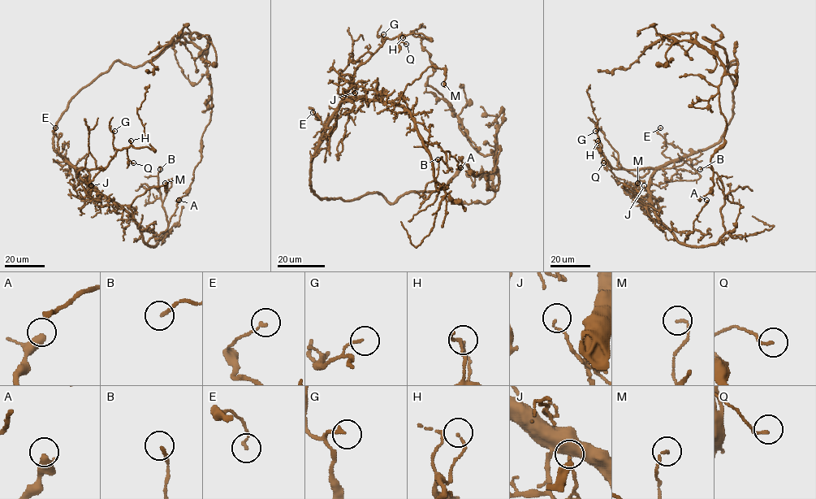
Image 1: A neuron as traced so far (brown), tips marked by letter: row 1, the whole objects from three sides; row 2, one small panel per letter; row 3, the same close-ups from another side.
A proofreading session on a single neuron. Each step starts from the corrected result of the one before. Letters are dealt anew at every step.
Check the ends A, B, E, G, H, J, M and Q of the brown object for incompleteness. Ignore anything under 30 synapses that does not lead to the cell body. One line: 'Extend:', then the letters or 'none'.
Extend: none

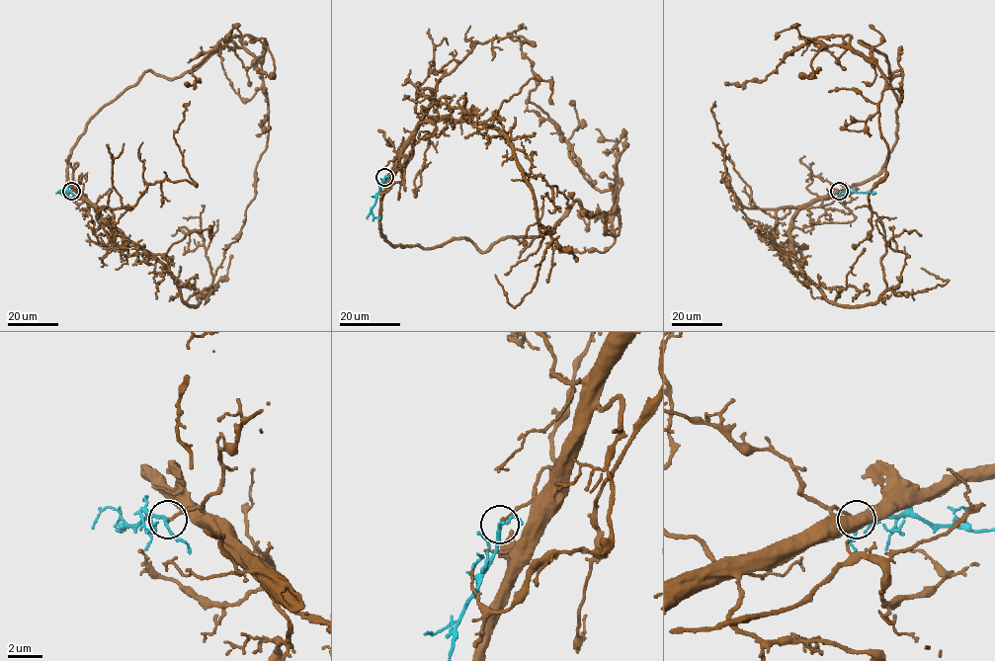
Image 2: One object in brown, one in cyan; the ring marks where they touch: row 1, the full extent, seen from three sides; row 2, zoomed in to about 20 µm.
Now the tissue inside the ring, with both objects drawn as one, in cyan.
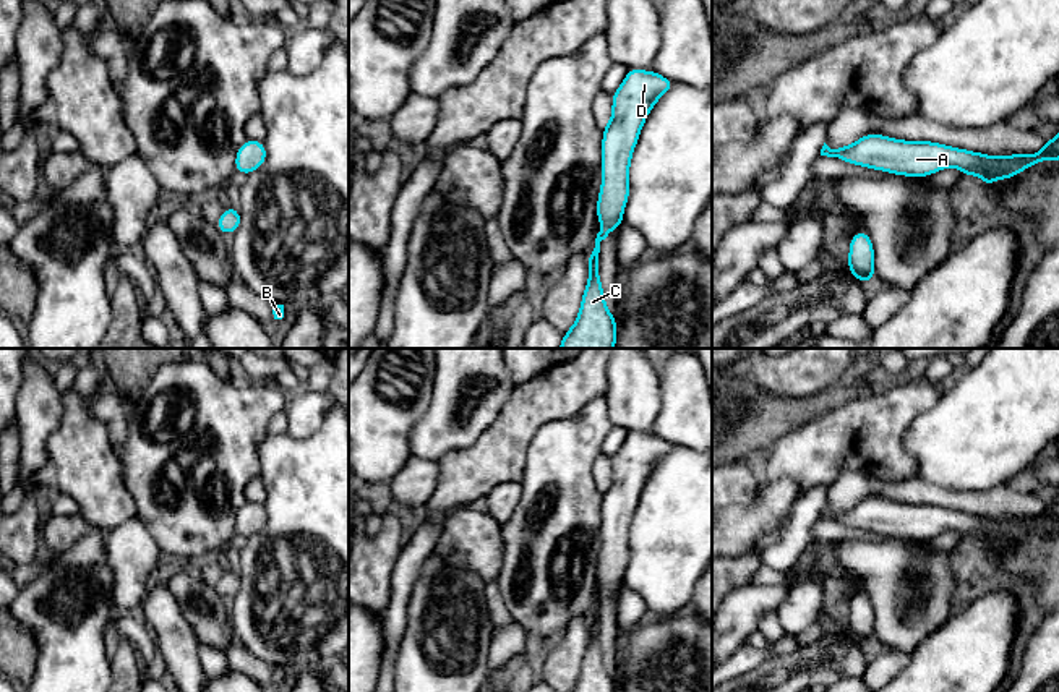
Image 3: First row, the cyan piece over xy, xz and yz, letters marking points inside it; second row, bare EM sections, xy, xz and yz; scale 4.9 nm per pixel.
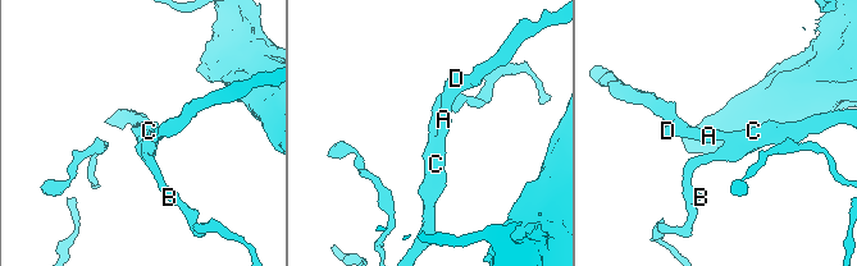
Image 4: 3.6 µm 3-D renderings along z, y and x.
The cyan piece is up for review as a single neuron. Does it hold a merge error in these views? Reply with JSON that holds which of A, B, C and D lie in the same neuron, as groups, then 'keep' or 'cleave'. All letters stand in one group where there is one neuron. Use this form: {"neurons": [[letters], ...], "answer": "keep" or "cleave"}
{"neurons": [["A", "B", "C", "D"]], "answer": "keep"}

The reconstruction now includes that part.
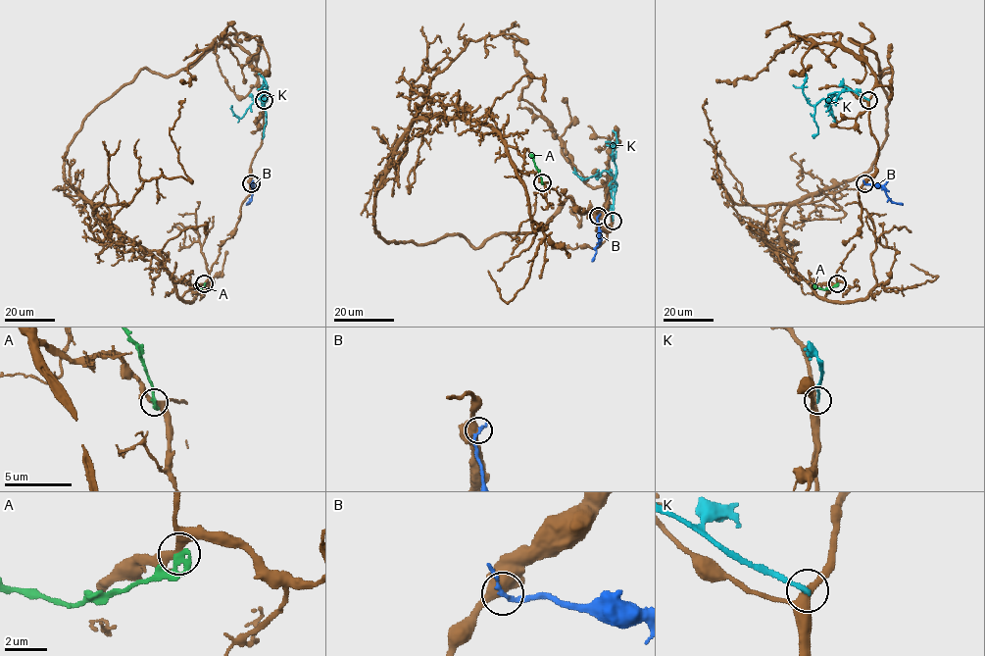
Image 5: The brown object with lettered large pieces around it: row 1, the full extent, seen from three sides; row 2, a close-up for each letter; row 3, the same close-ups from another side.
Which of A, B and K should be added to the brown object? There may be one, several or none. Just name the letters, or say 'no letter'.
no letter

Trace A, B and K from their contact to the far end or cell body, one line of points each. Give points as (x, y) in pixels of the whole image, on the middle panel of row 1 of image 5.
A: (542, 182), (530, 154)
B: (598, 216), (599, 241), (591, 261)
K: (613, 221), (616, 183), (612, 153), (616, 141), (613, 146), (607, 145)

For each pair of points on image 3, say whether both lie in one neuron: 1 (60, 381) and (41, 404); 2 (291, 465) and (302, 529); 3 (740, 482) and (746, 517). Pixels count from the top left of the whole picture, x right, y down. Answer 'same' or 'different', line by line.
1: different
2: same
3: different

